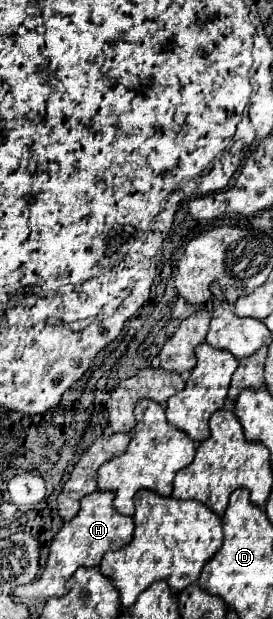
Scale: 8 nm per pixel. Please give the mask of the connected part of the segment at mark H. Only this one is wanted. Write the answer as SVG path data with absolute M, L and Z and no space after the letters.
M92 492L84 496L80 512L74 520L66 522L62 530L56 534L56 538L50 544L50 556L46 560L46 566L40 574L40 578L32 580L26 586L20 586L16 590L22 598L60 598L66 594L66 582L72 578L72 574L80 566L98 566L102 556L110 550L120 550L132 540L134 532L134 520L130 516L122 516L112 508L112 492Z

